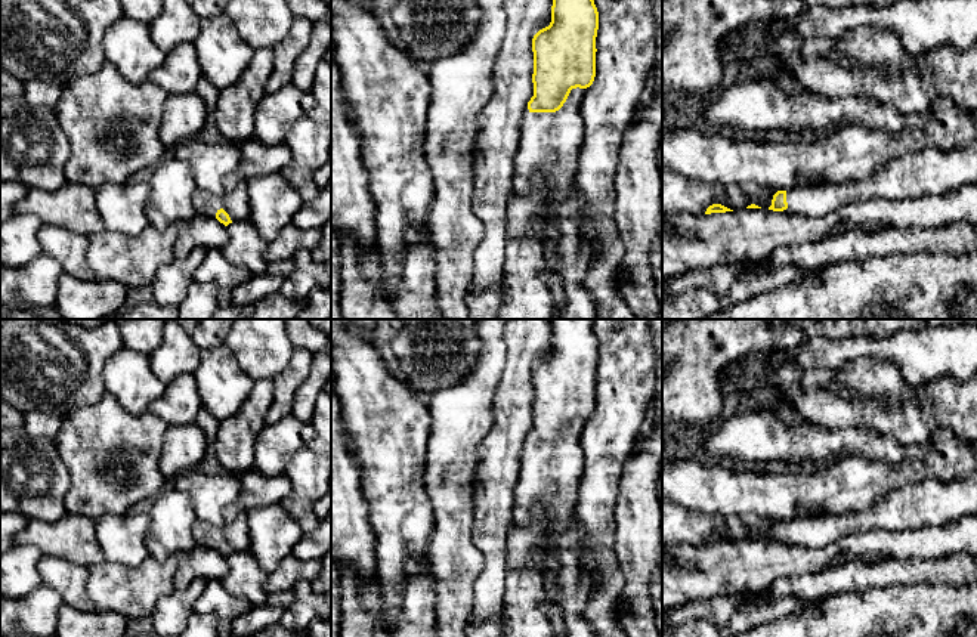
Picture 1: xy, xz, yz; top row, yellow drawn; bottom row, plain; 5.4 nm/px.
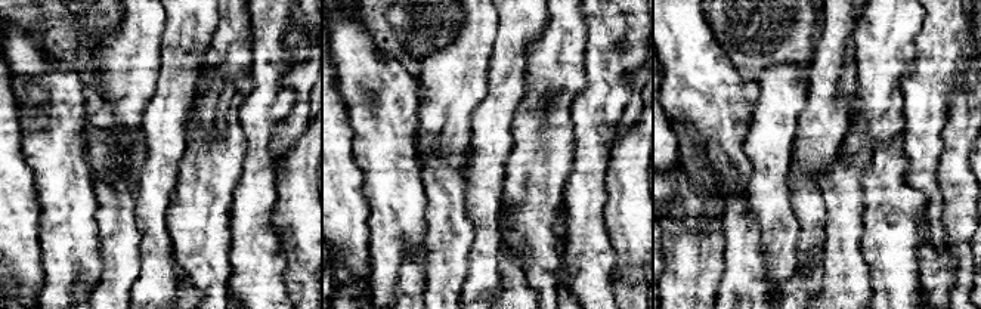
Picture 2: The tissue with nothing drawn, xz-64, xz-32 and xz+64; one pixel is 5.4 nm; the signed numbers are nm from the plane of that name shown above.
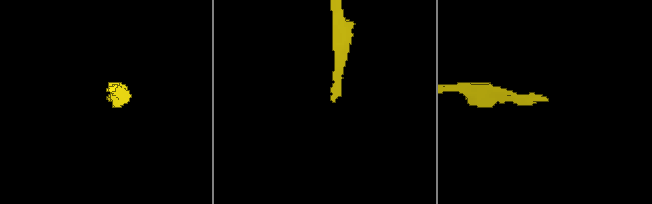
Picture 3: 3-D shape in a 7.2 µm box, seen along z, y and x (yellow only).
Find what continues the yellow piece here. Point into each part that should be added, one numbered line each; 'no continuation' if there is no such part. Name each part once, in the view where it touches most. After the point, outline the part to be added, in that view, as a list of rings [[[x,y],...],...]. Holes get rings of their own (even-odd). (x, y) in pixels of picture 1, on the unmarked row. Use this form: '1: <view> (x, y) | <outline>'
1: xz (550, 475) | [[[572,420],[563,437],[556,443],[531,443],[528,436],[523,443],[513,520],[517,525],[526,525],[532,507],[537,503],[541,504],[538,568],[542,579],[551,576],[557,569],[551,539],[560,535],[578,503],[584,470],[584,451],[581,448],[584,423],[585,420]]]

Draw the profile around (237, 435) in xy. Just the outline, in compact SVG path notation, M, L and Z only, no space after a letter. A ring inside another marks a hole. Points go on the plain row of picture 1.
M257 380L242 406L220 421L214 449L225 471L242 476L256 469L254 445L272 402L272 380Z

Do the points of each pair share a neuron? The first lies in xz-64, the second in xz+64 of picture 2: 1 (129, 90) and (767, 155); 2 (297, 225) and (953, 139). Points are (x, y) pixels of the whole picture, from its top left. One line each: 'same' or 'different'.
1: same
2: same

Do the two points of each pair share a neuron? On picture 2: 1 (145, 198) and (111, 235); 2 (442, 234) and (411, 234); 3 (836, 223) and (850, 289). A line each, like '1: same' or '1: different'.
1: different
2: different
3: same

